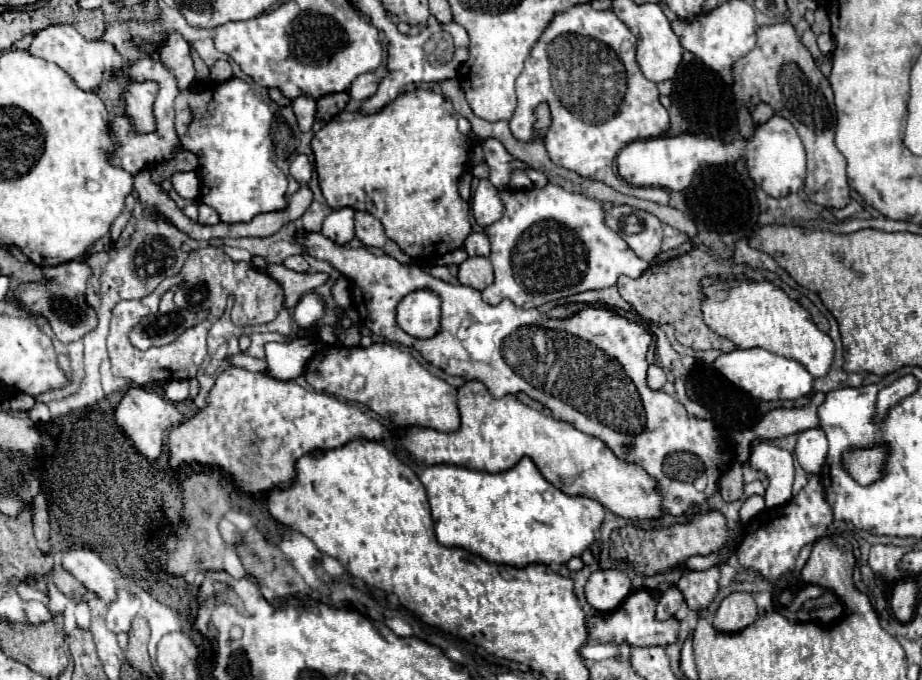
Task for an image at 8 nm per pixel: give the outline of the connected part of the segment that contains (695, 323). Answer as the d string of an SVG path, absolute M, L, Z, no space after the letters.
M694 247L692 251L680 255L680 257L674 257L674 259L668 259L664 263L656 263L654 267L648 267L640 277L632 279L632 277L626 277L622 275L618 279L618 289L620 289L620 295L622 299L626 299L640 317L648 319L648 321L654 321L654 323L672 323L674 329L676 329L676 339L690 347L690 349L718 349L722 353L730 353L736 349L736 345L730 341L730 339L724 339L720 335L716 335L712 329L708 329L708 325L704 323L702 319L702 311L700 311L700 279L704 275L720 275L720 277L728 277L728 275L744 275L744 277L752 277L752 279L772 279L776 285L780 285L792 299L796 299L800 305L804 305L810 315L812 315L812 321L828 333L830 325L828 325L828 319L816 309L816 305L804 297L802 293L798 291L790 291L788 287L782 285L782 281L778 281L774 275L770 273L764 273L764 271L756 271L756 269L748 269L746 265L730 265L730 263L724 263L724 261L716 261L710 253L702 251L700 247Z

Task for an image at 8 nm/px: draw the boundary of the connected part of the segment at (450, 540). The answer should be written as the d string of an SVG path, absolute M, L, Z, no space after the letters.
M528 457L502 473L432 465L424 467L418 477L428 493L438 541L444 547L466 549L490 563L518 569L532 563L562 565L594 543L594 533L604 519L604 507L598 501L568 497L550 485Z

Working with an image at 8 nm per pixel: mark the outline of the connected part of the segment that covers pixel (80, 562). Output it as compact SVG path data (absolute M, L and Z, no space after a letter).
M70 549L62 555L60 565L72 573L88 591L96 593L106 603L116 599L116 583L112 569L92 549Z

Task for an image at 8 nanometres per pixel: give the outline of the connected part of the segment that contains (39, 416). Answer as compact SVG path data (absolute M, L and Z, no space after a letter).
M36 403L32 409L30 409L30 419L34 423L48 423L52 417L50 417L50 409L44 405L44 403Z

